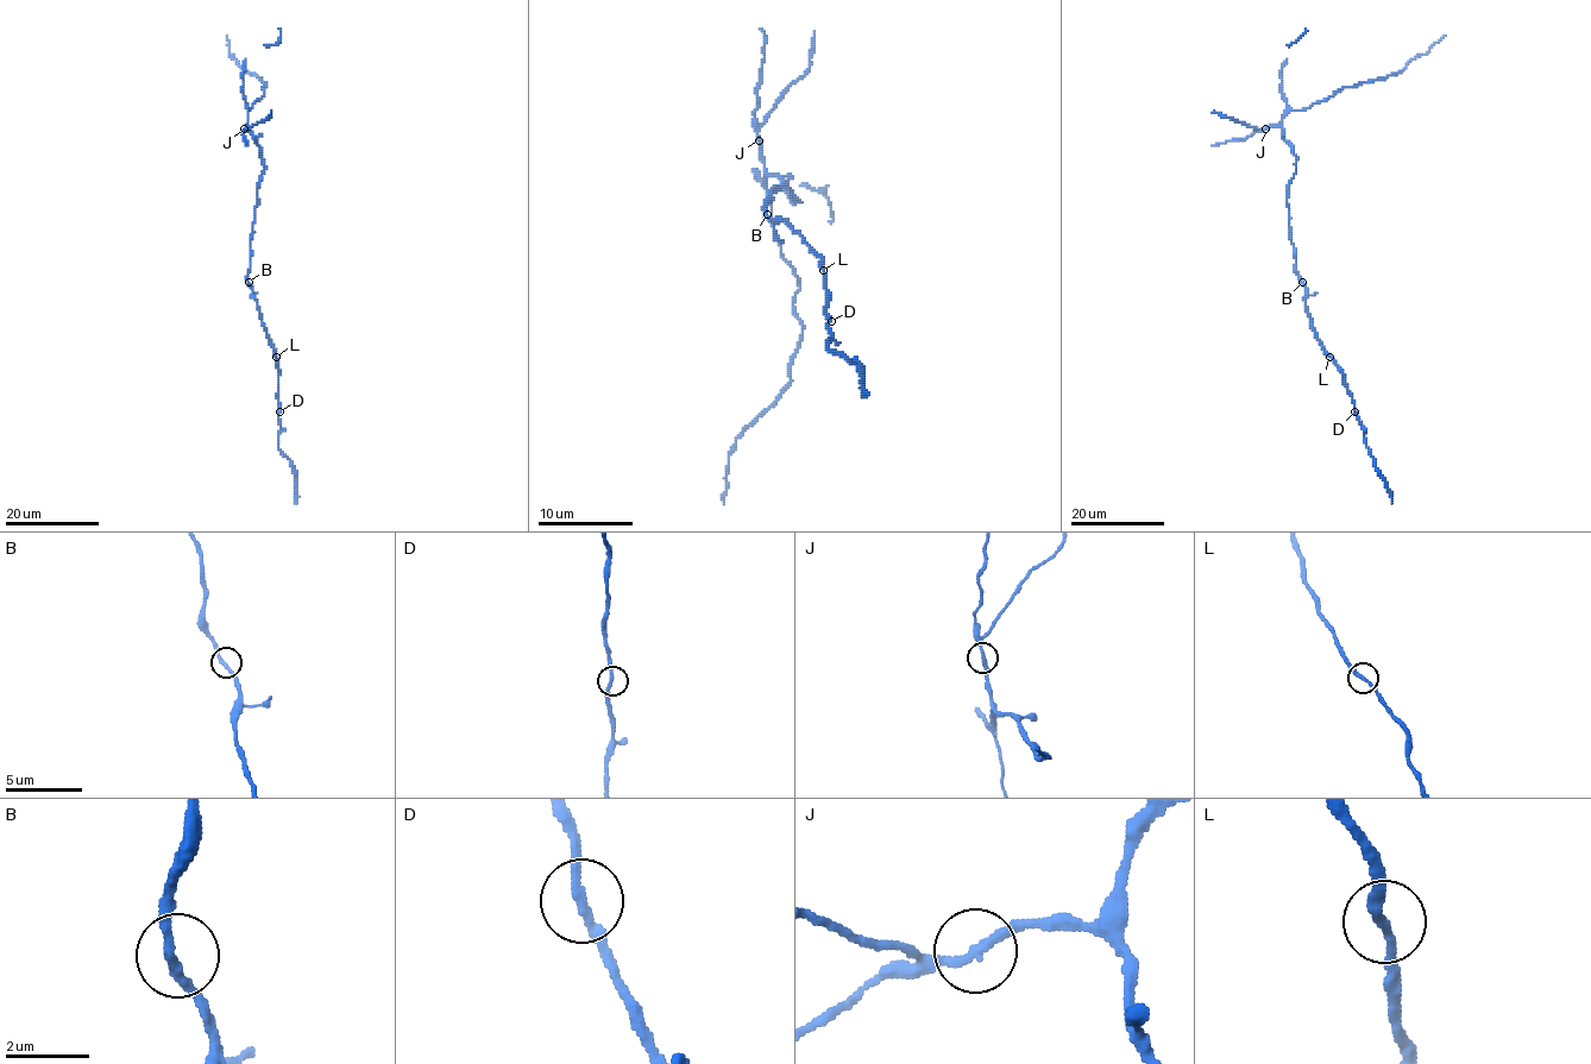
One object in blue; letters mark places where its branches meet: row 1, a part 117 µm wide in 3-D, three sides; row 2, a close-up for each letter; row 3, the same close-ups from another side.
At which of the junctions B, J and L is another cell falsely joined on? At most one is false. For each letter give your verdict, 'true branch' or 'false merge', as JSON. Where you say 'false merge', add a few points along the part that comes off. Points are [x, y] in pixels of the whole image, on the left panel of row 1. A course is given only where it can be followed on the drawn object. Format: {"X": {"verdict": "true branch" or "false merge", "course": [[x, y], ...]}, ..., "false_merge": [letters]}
{"B": {"verdict": "true branch"}, "J": {"verdict": "true branch"}, "L": {"verdict": "true branch"}, "false_merge": []}

